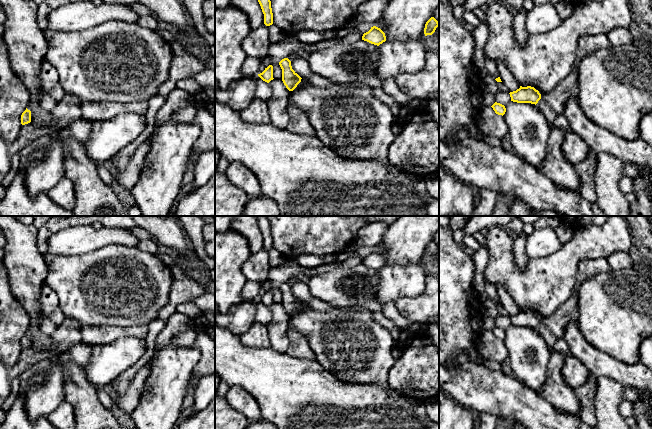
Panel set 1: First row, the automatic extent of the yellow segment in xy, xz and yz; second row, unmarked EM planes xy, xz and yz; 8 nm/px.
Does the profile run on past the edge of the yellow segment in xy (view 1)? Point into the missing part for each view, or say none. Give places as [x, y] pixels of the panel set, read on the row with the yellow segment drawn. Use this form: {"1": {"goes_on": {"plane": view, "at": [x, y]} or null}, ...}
{"1": {"goes_on": null}}

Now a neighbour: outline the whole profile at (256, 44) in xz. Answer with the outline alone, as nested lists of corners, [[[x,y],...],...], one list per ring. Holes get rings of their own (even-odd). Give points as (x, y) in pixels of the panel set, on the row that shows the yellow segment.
[[[265,24],[251,30],[242,41],[242,49],[247,57],[262,59],[268,54],[269,47],[268,28]]]

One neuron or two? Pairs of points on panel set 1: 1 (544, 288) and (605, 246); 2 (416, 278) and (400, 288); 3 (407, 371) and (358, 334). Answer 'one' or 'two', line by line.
1: one
2: one
3: two

